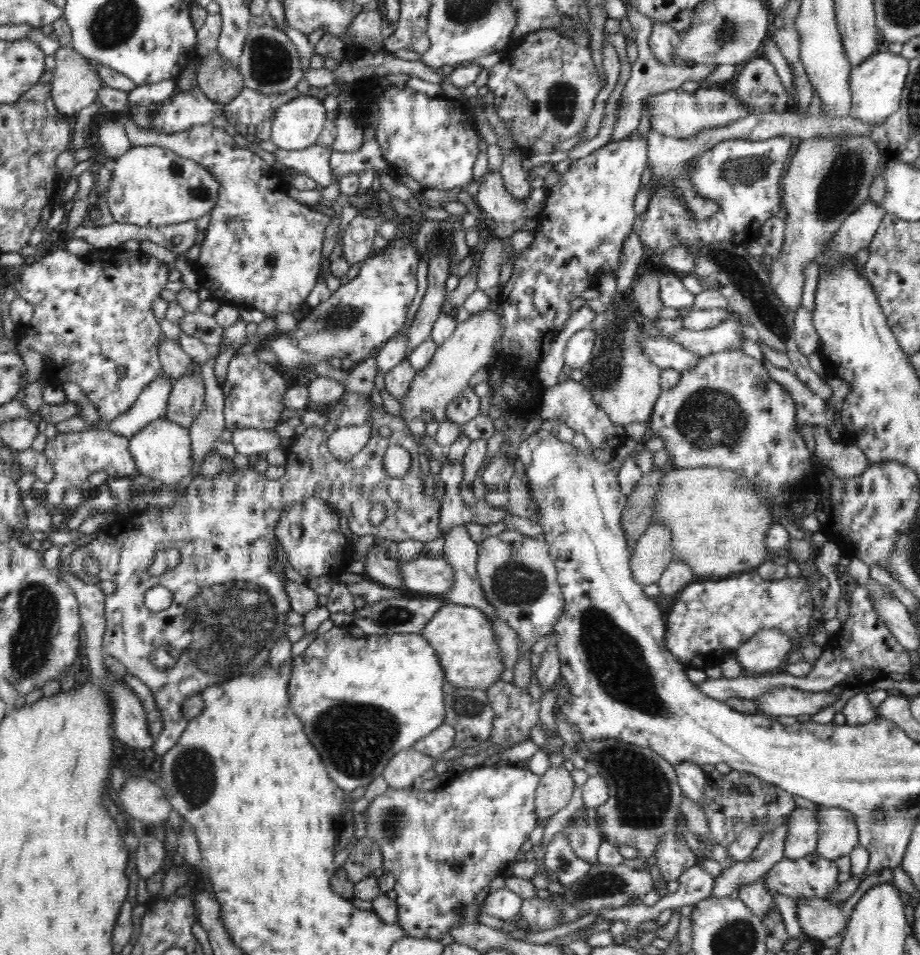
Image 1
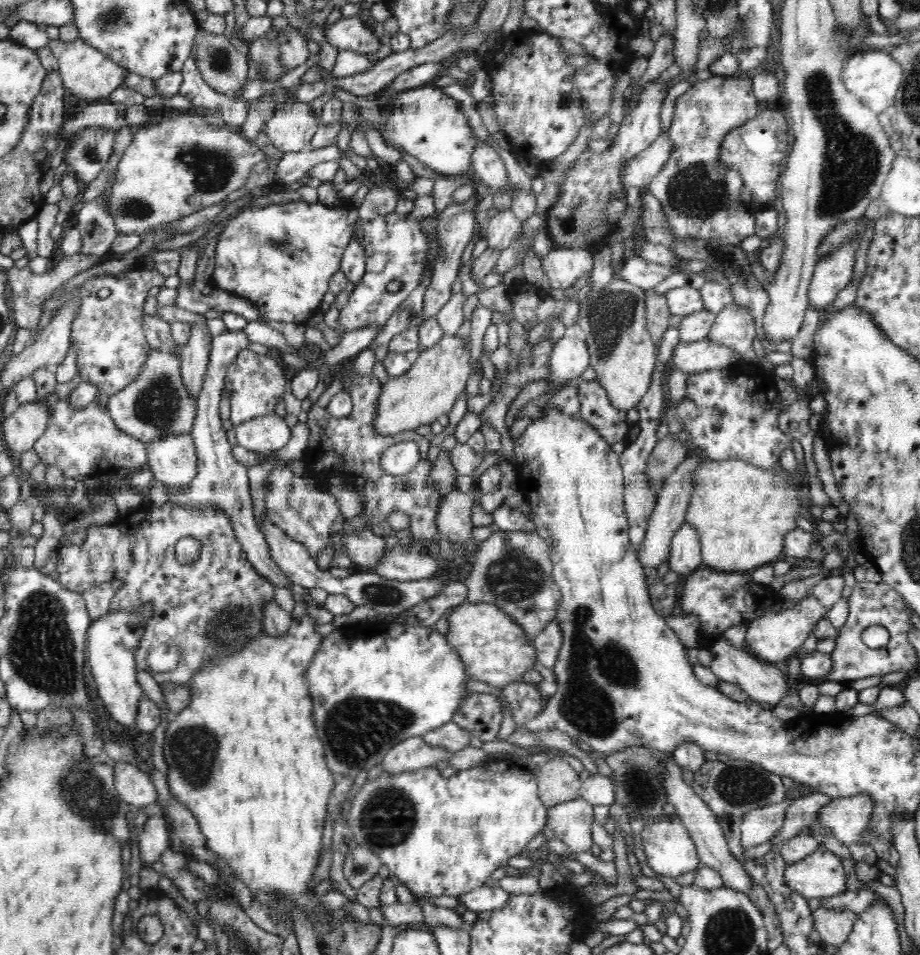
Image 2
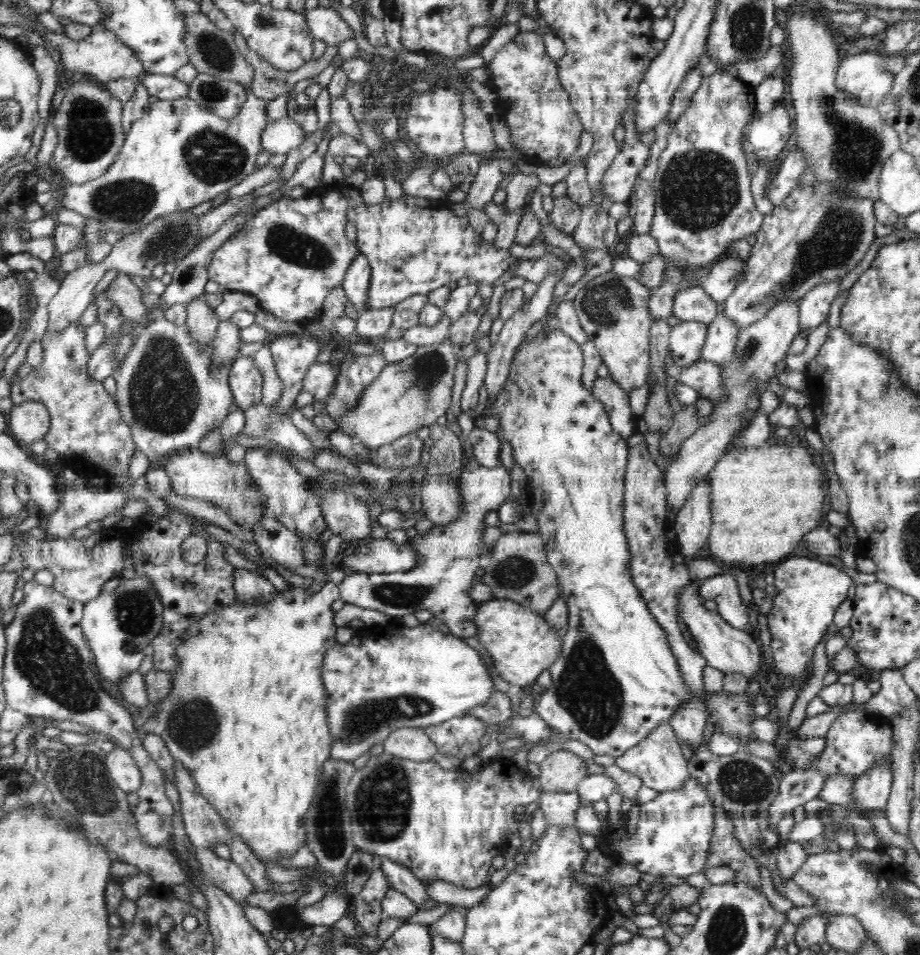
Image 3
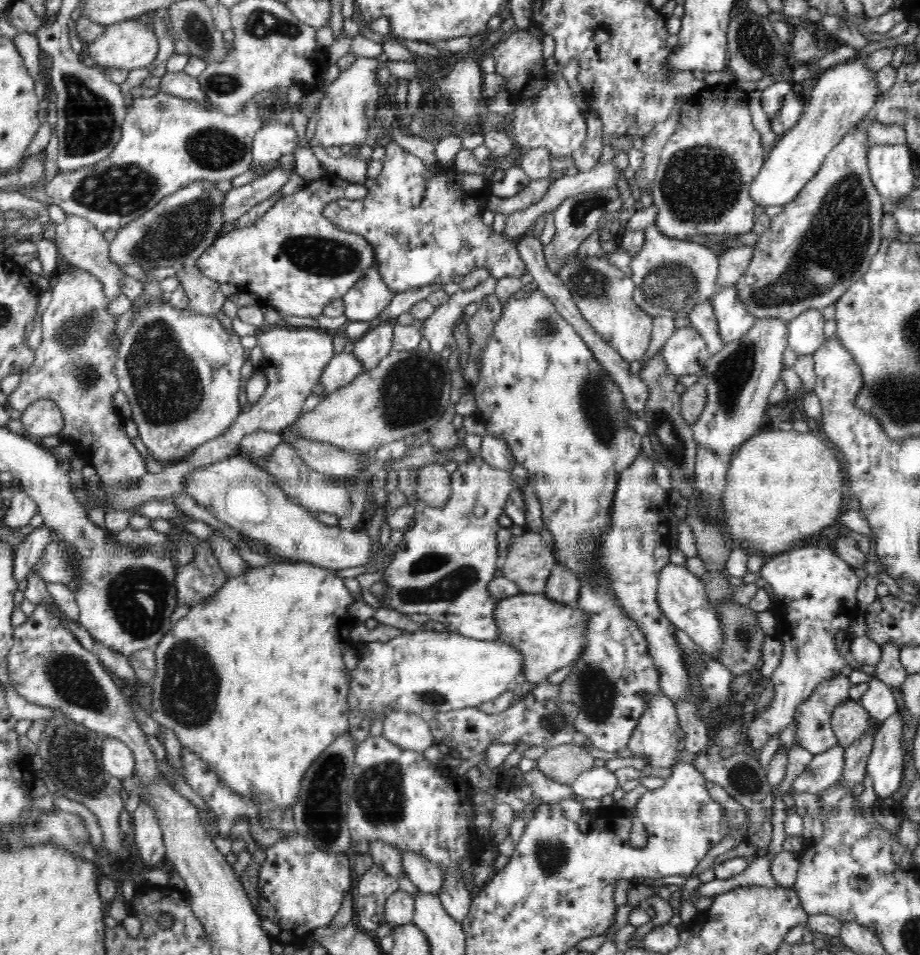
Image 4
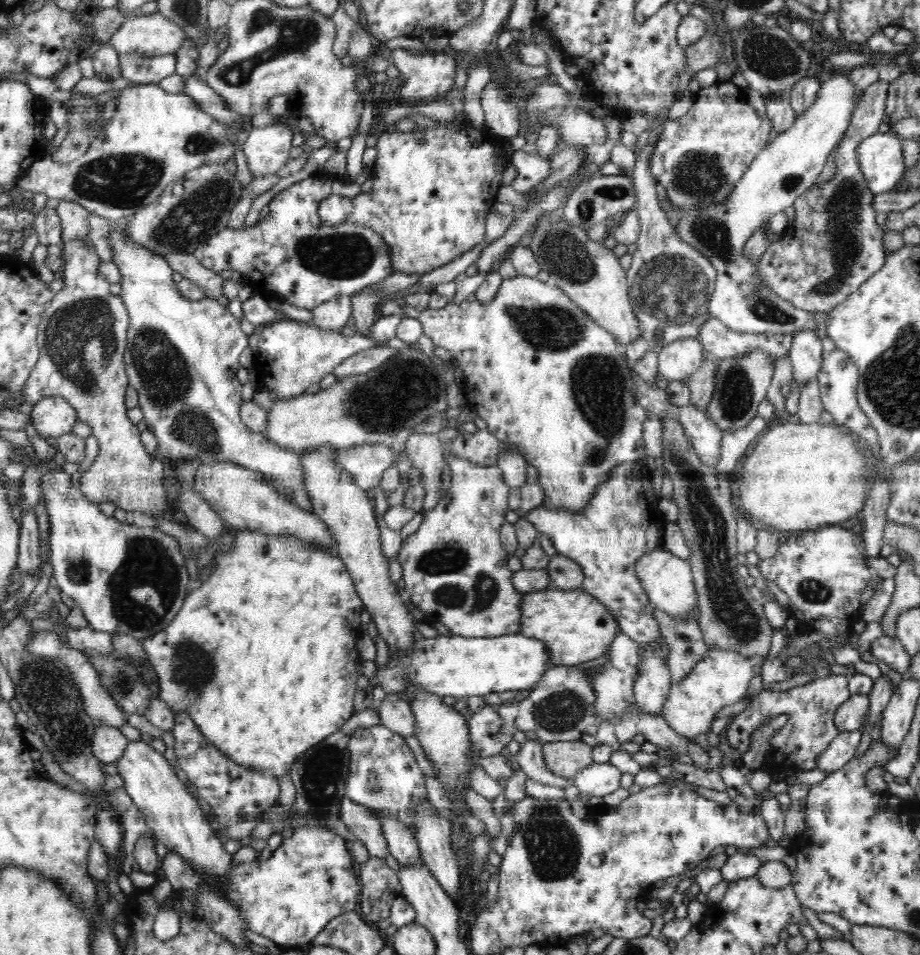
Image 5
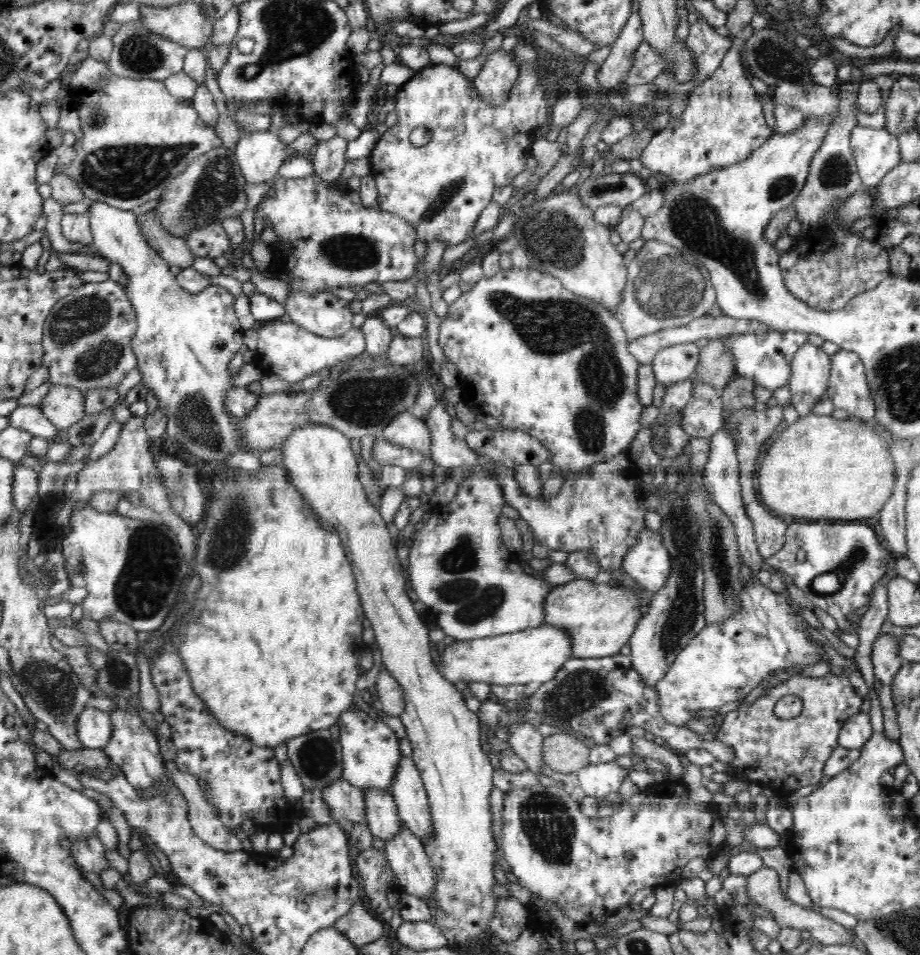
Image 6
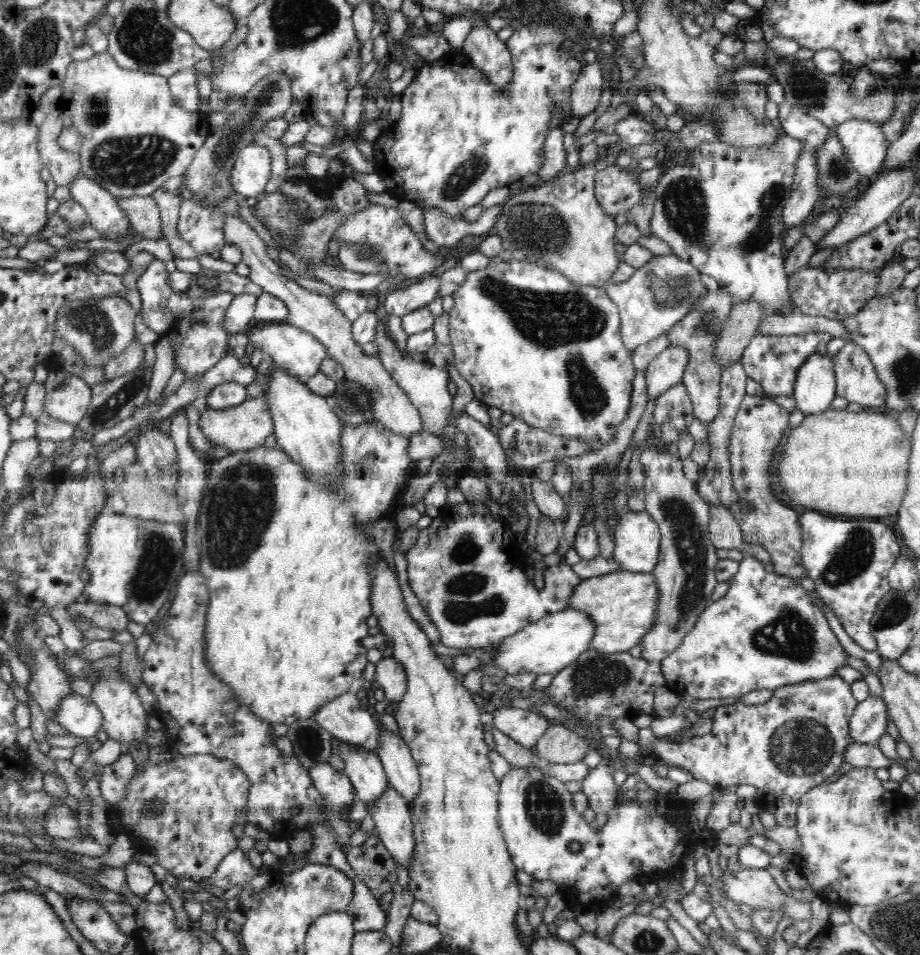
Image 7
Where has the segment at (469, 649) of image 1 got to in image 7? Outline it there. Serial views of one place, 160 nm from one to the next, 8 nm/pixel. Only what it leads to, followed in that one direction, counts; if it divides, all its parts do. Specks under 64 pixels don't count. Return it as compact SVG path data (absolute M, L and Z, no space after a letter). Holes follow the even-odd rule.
M627 570L582 579L571 593L568 609L585 612L595 626L589 648L606 654L626 652L639 644L654 624L660 596L653 572Z

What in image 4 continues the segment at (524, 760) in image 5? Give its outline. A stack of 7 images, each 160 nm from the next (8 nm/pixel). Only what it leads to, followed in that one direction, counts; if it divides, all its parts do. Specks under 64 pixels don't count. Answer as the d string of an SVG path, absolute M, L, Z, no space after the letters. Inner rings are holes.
M537 767L523 773L523 776L527 786L533 791L535 797L542 799L543 804L560 805L564 799L571 798L573 795L571 786L548 778Z

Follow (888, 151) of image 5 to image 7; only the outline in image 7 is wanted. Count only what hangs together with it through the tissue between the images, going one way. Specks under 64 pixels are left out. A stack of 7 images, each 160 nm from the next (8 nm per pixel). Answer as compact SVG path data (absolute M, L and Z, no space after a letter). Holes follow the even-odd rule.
M851 119L834 127L836 137L859 175L871 179L880 173L891 142L886 140L881 125L870 121Z

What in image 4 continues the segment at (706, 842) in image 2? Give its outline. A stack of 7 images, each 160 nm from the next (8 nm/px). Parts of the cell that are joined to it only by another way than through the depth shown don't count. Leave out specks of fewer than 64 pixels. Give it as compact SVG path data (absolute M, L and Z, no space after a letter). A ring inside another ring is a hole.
M661 690L660 694L650 697L652 697L652 700L650 700L648 708L644 710L644 714L640 716L640 722L638 722L632 736L630 736L627 748L632 751L634 758L643 757L647 759L646 770L650 766L652 768L673 770L683 752L682 740L680 740L680 733L678 733L677 710L675 704Z

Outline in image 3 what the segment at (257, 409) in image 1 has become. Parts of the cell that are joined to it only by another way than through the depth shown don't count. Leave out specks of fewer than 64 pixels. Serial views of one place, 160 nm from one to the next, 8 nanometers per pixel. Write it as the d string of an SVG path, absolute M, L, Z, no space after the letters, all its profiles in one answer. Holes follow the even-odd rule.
M239 356L232 362L228 385L234 405L242 412L262 403L263 375L250 356Z

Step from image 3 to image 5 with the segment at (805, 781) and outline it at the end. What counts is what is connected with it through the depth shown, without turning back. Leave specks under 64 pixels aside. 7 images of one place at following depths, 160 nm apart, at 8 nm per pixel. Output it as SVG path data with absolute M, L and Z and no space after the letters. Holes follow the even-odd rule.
M861 731L839 732L838 736L828 745L828 748L819 756L815 762L817 770L823 770L825 774L832 774L846 766L854 759L854 752L860 742Z

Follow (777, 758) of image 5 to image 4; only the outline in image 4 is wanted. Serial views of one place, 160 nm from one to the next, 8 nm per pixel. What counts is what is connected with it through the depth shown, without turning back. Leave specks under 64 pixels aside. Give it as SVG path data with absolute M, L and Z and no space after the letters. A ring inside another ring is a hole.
M838 674L828 680L824 680L814 688L810 698L802 702L794 714L794 721L797 721L796 741L802 748L808 750L813 755L822 754L837 745L837 736L831 727L831 716L833 710L840 704L850 700L849 692L852 686L849 677Z

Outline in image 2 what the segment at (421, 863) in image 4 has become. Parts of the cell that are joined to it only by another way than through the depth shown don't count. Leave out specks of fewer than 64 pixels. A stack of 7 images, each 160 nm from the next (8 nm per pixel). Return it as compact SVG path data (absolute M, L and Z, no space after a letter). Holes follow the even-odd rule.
M484 885L457 898L460 904L466 906L468 910L482 913L504 908L508 904L508 900L510 900L510 893L502 889L502 887Z

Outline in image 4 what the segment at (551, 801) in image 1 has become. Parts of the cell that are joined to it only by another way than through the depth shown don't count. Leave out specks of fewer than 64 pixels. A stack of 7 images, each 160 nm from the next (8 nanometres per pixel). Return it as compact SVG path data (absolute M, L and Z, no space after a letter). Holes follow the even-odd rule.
M572 743L550 747L537 759L537 768L548 778L568 786L593 764L594 758L584 746Z

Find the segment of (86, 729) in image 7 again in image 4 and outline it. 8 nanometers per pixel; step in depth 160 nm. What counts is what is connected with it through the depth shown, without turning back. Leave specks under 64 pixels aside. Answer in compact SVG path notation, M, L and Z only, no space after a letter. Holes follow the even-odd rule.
M107 736L103 740L102 766L120 781L135 775L135 757L128 746L117 738Z

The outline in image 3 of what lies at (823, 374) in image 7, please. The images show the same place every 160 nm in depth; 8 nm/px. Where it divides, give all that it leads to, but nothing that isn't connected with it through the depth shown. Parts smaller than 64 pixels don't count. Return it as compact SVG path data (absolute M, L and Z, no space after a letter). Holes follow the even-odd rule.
M840 279L824 281L811 288L798 302L801 332L809 336L816 328L829 318L832 303L840 292Z

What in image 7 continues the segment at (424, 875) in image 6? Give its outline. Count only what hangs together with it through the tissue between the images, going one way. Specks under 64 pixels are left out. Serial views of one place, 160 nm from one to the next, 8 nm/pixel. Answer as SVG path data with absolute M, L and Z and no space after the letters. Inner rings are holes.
M389 782L388 786L386 786L386 793L377 800L370 815L374 817L375 821L374 834L390 853L390 857L392 857L393 861L400 864L400 866L404 866L407 870L410 869L411 863L415 858L414 849L416 847L410 810L407 801L389 786Z

